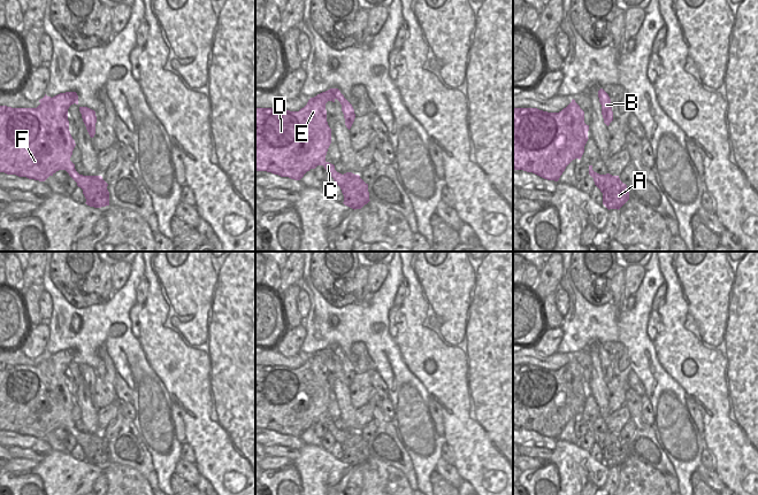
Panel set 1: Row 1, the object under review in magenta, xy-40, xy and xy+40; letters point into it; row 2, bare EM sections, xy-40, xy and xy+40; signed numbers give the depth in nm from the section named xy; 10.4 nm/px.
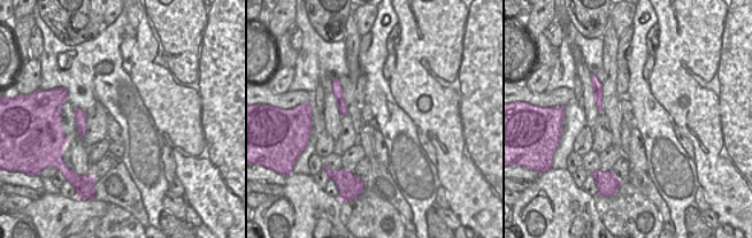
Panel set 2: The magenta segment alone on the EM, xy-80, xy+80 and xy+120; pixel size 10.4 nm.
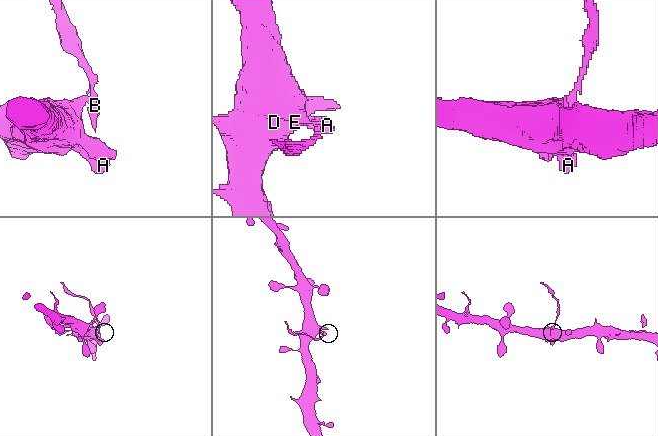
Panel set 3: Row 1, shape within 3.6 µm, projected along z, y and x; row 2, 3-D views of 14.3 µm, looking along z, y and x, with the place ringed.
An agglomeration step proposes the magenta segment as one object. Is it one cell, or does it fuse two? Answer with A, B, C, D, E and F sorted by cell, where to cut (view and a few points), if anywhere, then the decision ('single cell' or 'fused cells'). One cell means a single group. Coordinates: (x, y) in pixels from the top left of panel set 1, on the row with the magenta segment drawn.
A C D E F / B | xy (328, 90), (335, 98) | fused cells

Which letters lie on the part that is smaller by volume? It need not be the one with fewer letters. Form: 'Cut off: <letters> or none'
Cut off: B

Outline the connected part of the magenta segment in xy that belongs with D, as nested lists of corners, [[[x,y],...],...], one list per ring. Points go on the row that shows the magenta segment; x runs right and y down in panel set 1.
[[[326,91],[311,98],[307,105],[299,111],[290,111],[283,108],[255,108],[255,170],[267,171],[281,177],[289,177],[300,180],[304,175],[317,165],[323,165],[328,173],[334,178],[344,195],[344,204],[352,209],[361,209],[369,200],[368,184],[359,175],[346,172],[344,175],[335,170],[335,165],[326,161],[328,148],[331,144],[331,129],[327,122],[326,103],[335,102],[332,92]]]

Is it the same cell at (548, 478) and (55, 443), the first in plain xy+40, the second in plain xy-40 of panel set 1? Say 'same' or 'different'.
different

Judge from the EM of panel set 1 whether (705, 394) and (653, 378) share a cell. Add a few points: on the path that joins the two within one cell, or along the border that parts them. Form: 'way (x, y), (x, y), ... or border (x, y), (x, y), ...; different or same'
border (663, 368), (683, 389), (687, 397); different

